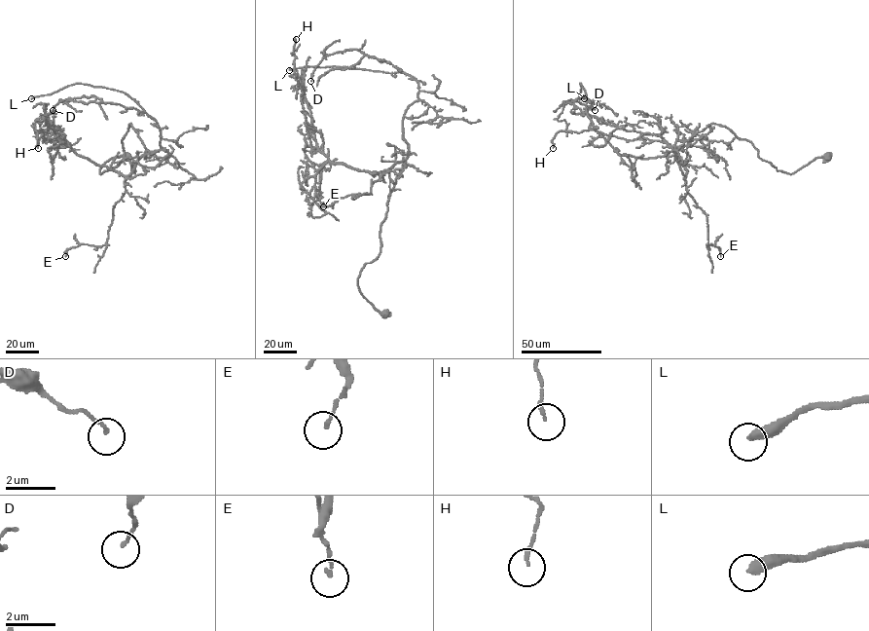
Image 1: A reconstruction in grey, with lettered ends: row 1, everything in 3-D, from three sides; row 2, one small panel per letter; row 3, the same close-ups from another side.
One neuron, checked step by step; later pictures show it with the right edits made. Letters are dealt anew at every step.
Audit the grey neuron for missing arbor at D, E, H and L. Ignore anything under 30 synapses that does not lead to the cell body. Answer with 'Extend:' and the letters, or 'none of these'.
Extend: L

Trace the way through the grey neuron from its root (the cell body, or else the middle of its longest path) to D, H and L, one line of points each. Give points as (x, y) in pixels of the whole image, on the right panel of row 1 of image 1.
D: (827, 158), (778, 170), (710, 124), (675, 150), (636, 158), (562, 101), (595, 110)
H: (827, 158), (778, 170), (715, 124), (674, 150), (685, 175), (657, 134), (560, 131), (553, 148)
L: (827, 158), (778, 170), (715, 124), (663, 157), (620, 154), (595, 128), (584, 98)

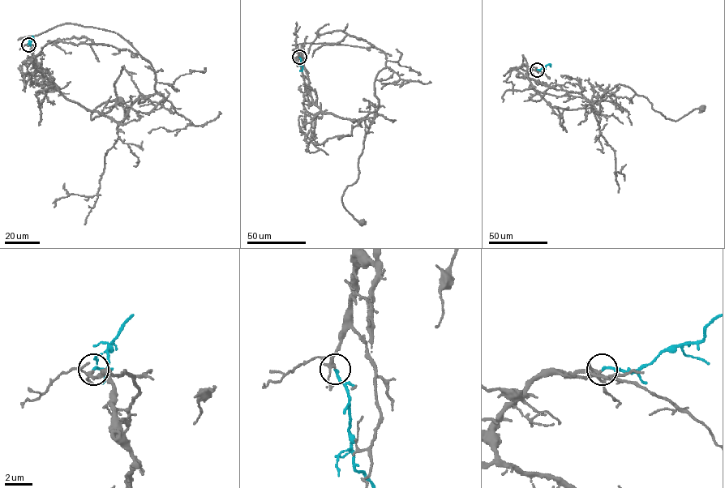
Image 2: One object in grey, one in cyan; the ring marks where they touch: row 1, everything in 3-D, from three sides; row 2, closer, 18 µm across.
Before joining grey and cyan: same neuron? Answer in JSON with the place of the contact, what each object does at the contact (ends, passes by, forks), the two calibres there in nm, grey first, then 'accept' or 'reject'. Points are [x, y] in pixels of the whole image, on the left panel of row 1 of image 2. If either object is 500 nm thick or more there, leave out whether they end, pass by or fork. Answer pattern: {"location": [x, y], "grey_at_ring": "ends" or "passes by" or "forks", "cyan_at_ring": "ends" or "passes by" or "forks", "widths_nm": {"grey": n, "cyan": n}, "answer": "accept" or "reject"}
{"location": [28, 44], "grey_at_ring": "forks", "cyan_at_ring": "ends", "widths_nm": {"grey": 160, "cyan": 190}, "answer": "accept"}

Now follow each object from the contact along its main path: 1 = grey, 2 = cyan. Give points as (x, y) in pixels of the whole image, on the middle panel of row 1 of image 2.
1: (299, 57), (302, 48), (312, 100), (323, 112), (358, 120), (376, 112), (358, 179), (341, 199), (361, 222)
2: (299, 57), (302, 66), (300, 71)

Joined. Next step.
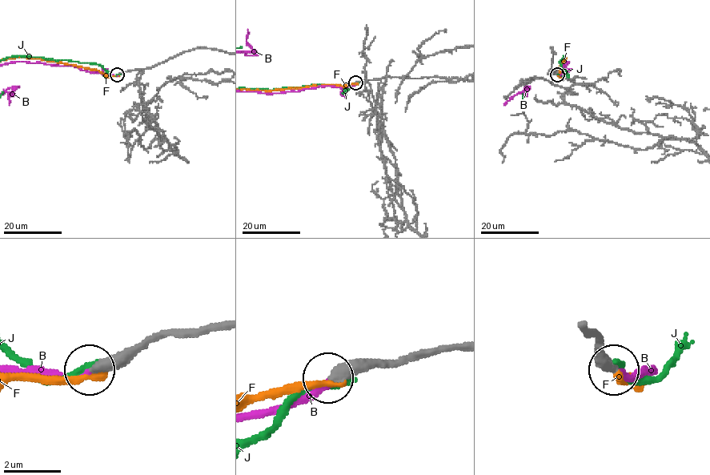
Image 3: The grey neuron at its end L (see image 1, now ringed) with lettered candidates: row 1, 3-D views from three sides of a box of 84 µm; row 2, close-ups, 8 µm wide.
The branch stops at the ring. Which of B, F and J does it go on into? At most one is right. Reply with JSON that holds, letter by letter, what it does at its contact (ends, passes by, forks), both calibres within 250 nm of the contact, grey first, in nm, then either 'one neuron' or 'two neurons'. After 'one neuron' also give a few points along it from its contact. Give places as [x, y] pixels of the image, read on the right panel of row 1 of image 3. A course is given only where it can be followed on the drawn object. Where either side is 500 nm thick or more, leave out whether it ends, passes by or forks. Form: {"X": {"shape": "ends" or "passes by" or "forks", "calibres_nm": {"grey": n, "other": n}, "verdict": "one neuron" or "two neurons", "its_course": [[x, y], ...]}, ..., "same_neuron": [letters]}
{"B": {"shape": "ends", "calibres_nm": {"grey": 440, "other": 200}, "verdict": "one neuron"}, "F": {"shape": "ends", "calibres_nm": {"grey": 460, "other": 280}, "verdict": "two neurons"}, "J": {"calibres_nm": {"grey": 500, "other": 280}, "verdict": "two neurons"}, "same_neuron": ["B"]}

